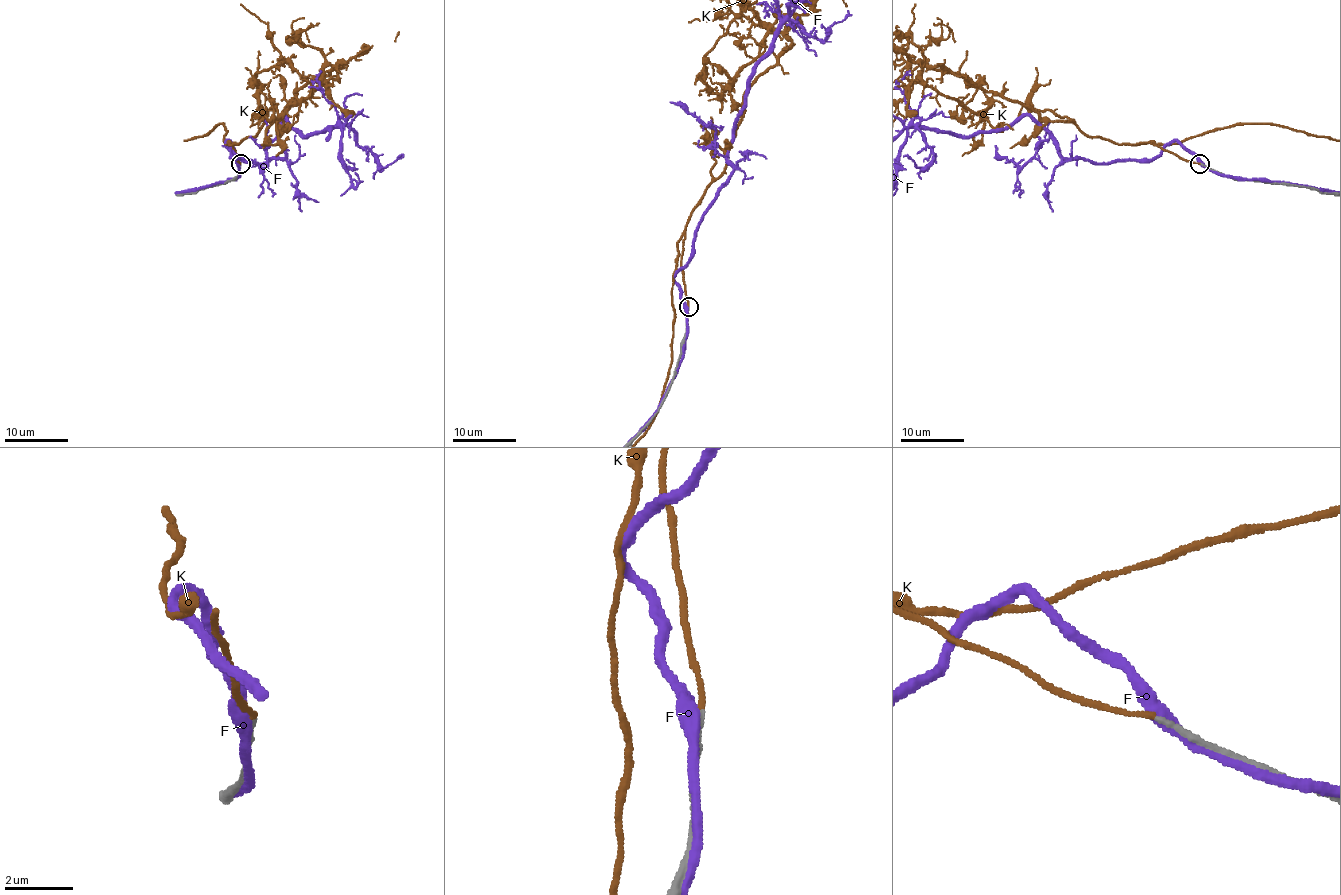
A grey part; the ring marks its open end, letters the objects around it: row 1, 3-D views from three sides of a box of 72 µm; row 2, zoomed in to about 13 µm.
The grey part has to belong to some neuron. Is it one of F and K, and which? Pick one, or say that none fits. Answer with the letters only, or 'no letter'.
K

